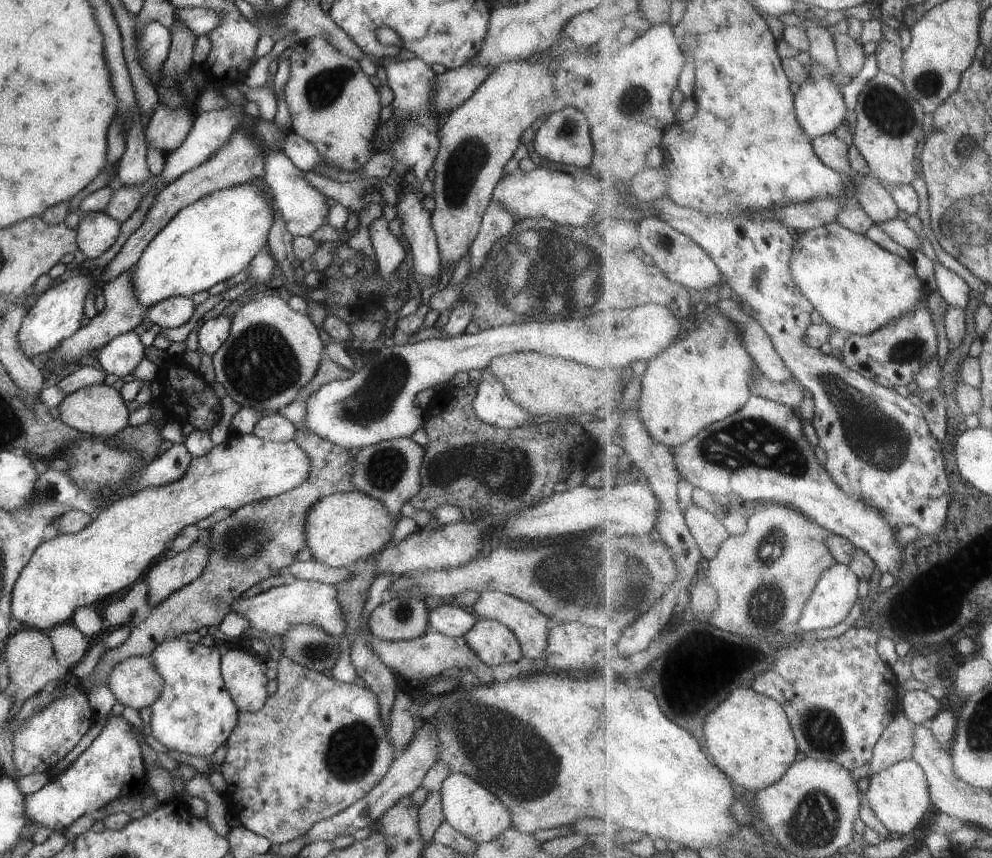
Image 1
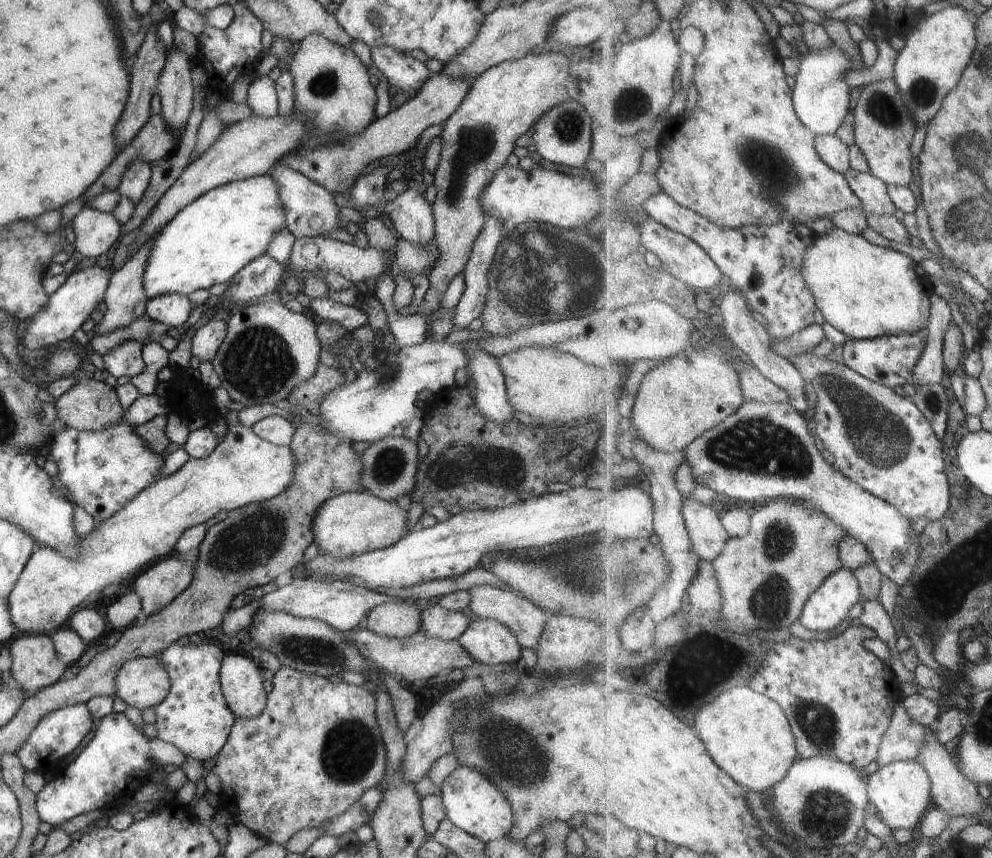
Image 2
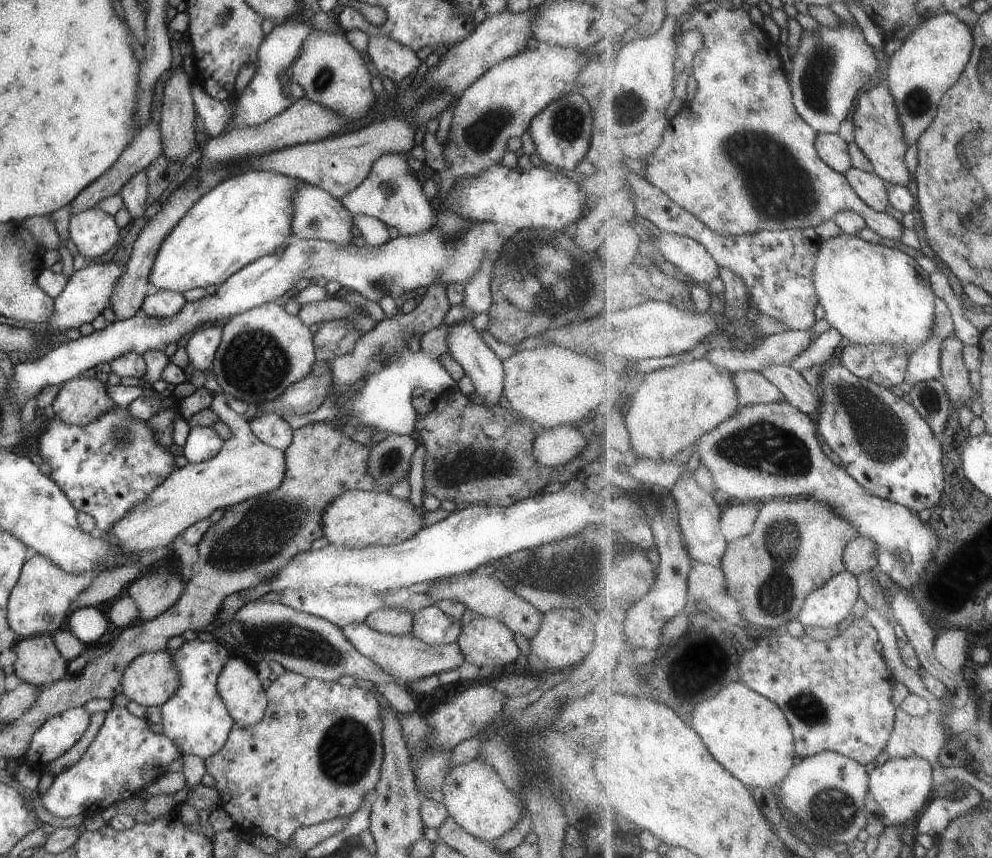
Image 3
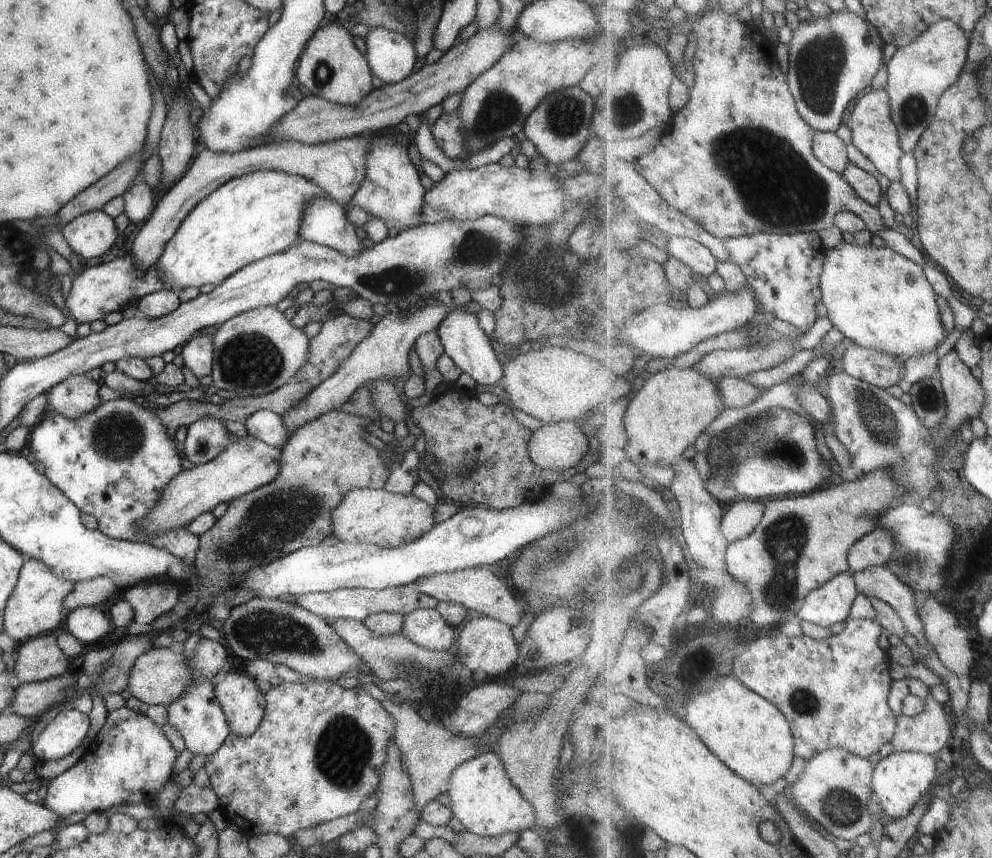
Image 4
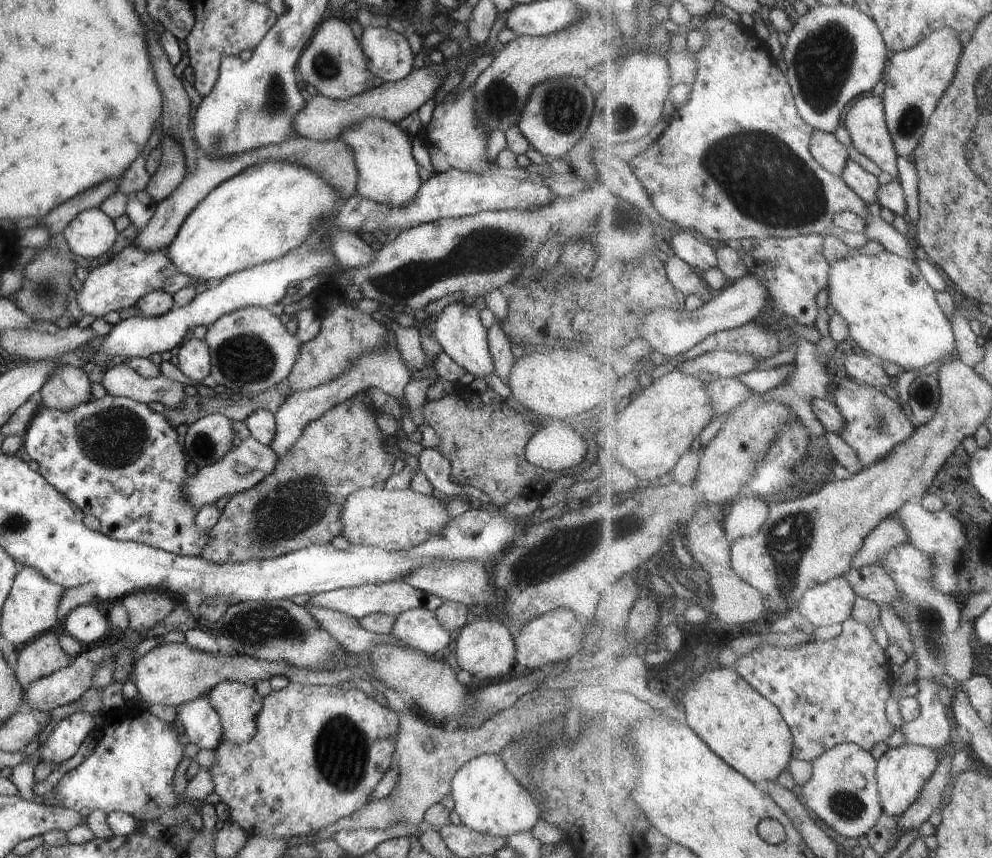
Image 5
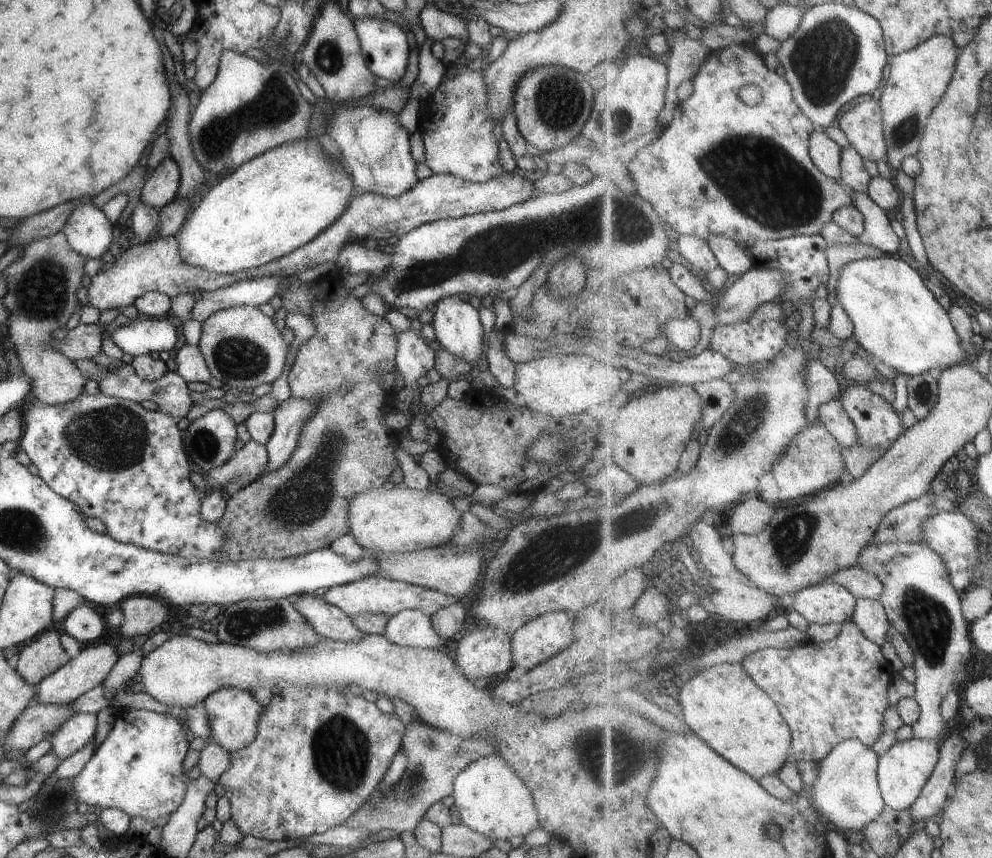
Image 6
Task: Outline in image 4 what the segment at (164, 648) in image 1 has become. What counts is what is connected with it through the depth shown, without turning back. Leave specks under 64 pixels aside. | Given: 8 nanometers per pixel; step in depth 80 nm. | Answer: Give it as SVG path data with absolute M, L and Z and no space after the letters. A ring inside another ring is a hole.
M198 632L189 633L189 636L177 647L185 655L192 674L192 682L179 698L167 705L168 724L179 732L185 749L193 755L207 756L217 750L230 733L225 715L213 694L215 680L228 665L225 647L219 645L217 641L204 638Z

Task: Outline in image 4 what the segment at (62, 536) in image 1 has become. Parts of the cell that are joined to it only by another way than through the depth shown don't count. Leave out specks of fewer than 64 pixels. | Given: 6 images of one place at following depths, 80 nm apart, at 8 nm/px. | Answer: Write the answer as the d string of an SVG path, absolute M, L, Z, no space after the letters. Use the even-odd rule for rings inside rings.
M247 434L229 443L216 457L202 465L181 470L161 491L155 506L136 522L146 537L185 526L198 514L211 511L220 502L229 502L258 486L266 485L279 470L280 449ZM25 559L3 610L3 632L18 643L57 629L61 622L63 597L73 588L71 581L57 578L48 566L35 559Z

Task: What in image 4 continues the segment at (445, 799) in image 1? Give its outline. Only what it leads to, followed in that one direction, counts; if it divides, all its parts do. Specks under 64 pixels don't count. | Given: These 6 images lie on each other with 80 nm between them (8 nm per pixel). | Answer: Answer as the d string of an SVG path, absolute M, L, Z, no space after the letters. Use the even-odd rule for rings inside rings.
M491 750L458 764L449 777L446 792L452 816L461 822L462 828L468 833L492 837L519 833L534 826L535 809L521 796L519 789L511 784L499 757Z

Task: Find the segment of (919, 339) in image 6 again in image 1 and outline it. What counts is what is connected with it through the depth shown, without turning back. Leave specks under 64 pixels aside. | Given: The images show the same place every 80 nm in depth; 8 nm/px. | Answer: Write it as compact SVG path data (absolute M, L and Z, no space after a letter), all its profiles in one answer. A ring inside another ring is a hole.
M839 221L815 227L799 234L800 246L792 261L792 275L813 303L814 309L831 327L845 336L861 335L868 337L887 325L892 325L913 313L925 298L930 295L928 284L920 277L913 261L905 260L881 248L867 235L860 235L845 228Z

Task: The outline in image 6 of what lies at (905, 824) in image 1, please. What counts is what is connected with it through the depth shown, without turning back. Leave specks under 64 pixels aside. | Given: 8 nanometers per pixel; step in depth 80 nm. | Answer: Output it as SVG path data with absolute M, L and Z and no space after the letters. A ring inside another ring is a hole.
M912 737L897 741L880 756L878 781L886 806L896 811L911 810L940 761L940 745L941 742Z

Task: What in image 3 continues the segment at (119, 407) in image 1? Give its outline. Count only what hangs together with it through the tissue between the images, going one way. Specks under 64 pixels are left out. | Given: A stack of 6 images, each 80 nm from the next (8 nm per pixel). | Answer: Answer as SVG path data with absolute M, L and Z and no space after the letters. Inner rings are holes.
M77 376L66 380L50 404L55 419L83 426L115 405L105 395L107 386L95 377Z

